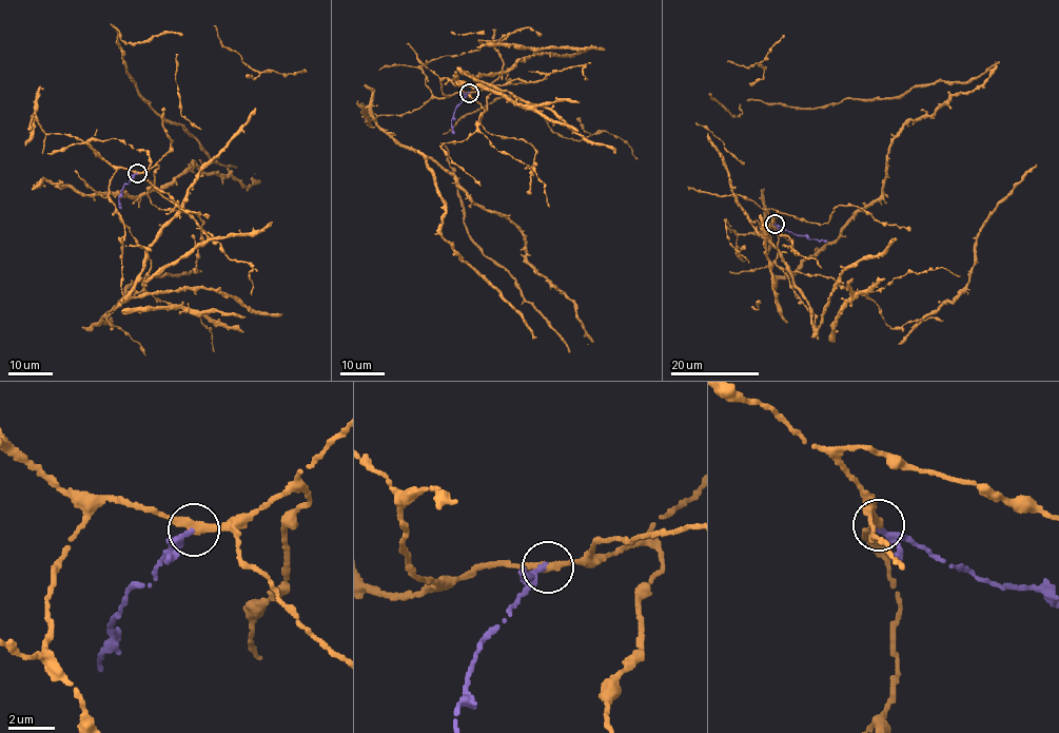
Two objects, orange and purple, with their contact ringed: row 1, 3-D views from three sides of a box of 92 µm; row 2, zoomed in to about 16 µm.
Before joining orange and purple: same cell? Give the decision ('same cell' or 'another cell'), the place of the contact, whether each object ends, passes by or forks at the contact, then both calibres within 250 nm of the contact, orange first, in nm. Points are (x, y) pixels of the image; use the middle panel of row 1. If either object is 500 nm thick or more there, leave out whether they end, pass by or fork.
another cell | (469, 93) | orange passes by | purple passes by | 340/200 nm

